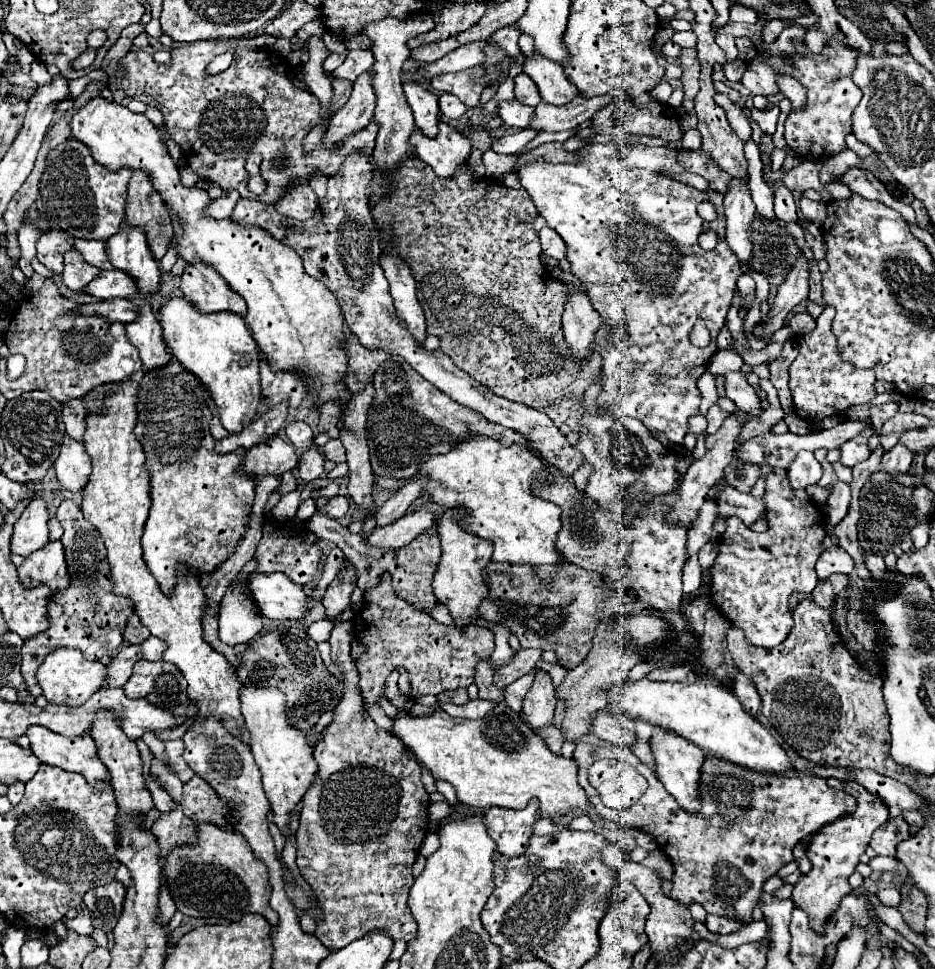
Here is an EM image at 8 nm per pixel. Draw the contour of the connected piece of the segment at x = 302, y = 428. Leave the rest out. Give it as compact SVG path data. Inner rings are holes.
M302 421L290 423L290 425L286 427L286 435L288 435L288 439L292 441L292 445L294 445L294 447L300 447L300 449L308 449L308 447L312 445L312 441L314 441L312 429L310 429L306 423L302 423Z

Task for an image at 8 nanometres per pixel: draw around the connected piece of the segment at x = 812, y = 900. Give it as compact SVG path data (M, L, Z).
M836 779L832 783L832 789L844 789L846 793L854 795L858 801L858 807L854 813L850 813L842 819L836 819L834 823L828 823L826 827L822 827L822 831L818 831L812 837L808 851L806 851L808 859L812 861L812 871L800 877L800 881L794 885L794 893L792 893L792 901L796 903L796 907L802 907L808 913L810 923L812 923L814 931L818 931L818 933L822 933L822 925L832 915L832 911L838 907L840 899L852 891L848 877L854 873L854 867L860 861L860 855L866 851L872 833L890 819L890 811L882 803L882 799L874 797L862 785L858 785L854 781Z

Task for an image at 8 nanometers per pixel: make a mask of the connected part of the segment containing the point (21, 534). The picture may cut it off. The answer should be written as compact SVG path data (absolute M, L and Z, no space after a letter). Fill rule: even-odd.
M34 497L32 503L24 509L20 519L14 523L12 535L12 553L28 557L48 543L48 509L40 497Z

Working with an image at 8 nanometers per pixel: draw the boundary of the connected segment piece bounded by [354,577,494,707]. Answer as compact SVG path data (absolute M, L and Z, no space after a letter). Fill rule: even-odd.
M382 579L376 587L364 591L366 607L354 617L354 633L360 643L366 645L366 653L356 659L356 667L360 671L360 689L366 705L378 705L380 699L386 697L386 679L394 669L406 669L410 673L410 699L420 699L424 695L438 695L448 689L468 687L474 683L474 667L478 659L488 659L490 651L494 651L494 633L488 627L456 627L456 625L442 625L436 619L432 619L428 613L412 611L392 595L392 579Z

